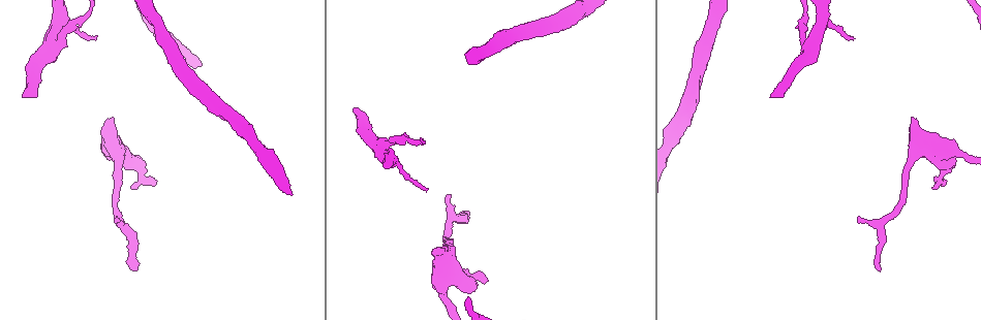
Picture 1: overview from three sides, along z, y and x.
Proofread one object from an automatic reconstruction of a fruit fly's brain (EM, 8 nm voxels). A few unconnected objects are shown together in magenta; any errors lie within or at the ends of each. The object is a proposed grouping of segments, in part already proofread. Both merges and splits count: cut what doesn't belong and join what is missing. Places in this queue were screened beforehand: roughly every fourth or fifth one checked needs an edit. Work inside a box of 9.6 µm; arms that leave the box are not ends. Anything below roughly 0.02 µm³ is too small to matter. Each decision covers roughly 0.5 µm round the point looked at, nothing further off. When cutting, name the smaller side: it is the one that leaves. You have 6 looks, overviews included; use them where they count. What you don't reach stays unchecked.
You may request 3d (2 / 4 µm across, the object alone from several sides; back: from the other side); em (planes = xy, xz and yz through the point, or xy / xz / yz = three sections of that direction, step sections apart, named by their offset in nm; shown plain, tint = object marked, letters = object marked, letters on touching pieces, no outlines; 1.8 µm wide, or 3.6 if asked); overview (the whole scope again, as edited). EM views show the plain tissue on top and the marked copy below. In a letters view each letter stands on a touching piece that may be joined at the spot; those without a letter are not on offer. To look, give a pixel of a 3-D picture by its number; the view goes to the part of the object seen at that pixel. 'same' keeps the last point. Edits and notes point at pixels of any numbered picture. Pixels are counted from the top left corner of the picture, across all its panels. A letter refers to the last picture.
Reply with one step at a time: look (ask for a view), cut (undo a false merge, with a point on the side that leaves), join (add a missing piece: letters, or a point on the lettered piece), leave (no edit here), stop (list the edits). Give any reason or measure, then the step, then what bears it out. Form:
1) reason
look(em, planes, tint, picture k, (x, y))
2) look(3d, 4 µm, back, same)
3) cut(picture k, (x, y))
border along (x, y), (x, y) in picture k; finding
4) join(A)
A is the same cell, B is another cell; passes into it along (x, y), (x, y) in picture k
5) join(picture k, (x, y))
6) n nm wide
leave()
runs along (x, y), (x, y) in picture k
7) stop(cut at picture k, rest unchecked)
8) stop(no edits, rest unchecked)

branch stops here
look(em, yz, step 4, tint, picture 1, (156, 182))

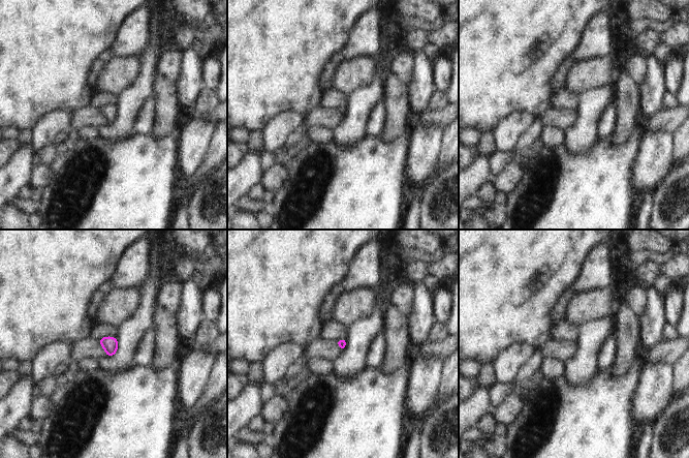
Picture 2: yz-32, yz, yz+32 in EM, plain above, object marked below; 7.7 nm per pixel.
look(em, planes, letters, same)

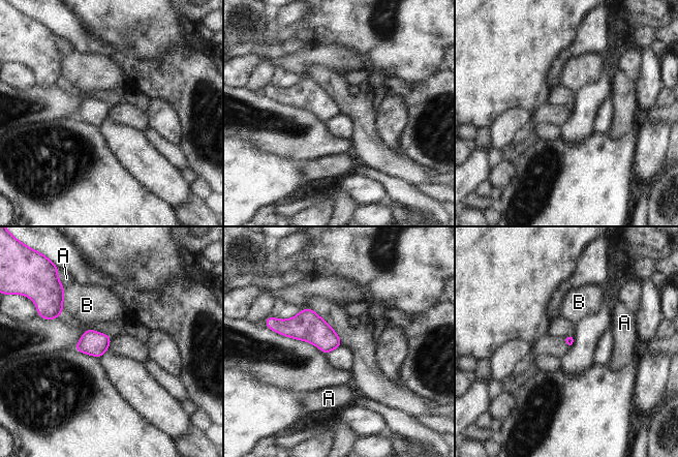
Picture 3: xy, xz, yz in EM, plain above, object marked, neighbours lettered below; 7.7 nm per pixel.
leave()
A and B are other cells; border along (64, 288), (61, 314) in picture 3; none of them fits

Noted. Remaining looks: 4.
an open end
look(3d, 4 µm, back, picture 1, (352, 109))

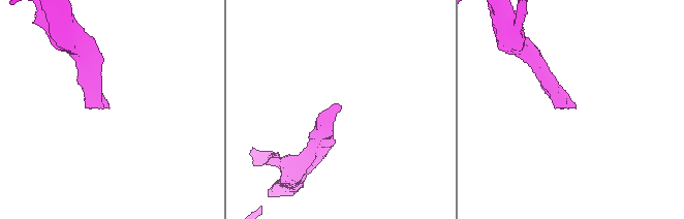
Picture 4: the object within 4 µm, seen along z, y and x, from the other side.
shape alone is not enough
look(em, planes, letters, picture 4, (341, 107))

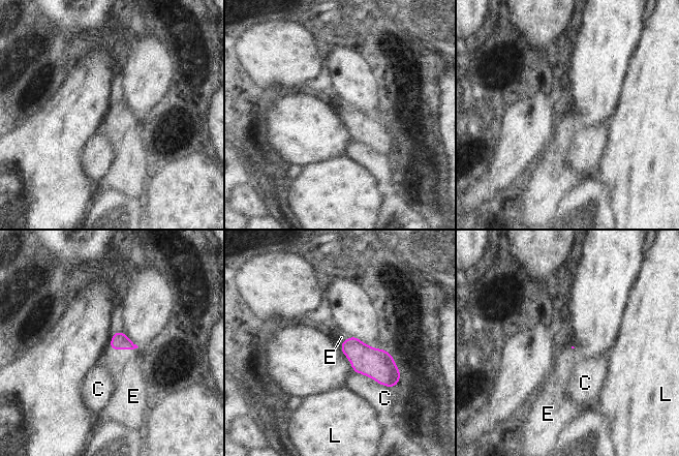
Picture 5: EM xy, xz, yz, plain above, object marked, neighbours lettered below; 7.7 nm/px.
join(picture 5, (125, 378))
E is the same cell, C and L are other cells; passes into it along (119, 341), (114, 348), (125, 378) in picture 5; it goes on there

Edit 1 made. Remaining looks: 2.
an open end
look(3d, 2 µm, back, picture 1, (469, 213))

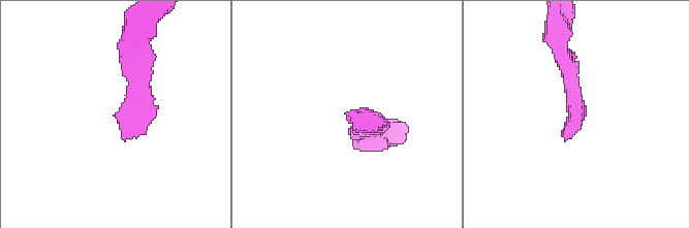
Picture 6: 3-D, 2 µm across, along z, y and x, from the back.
now the EM
look(em, planes, letters, picture 6, (356, 132))

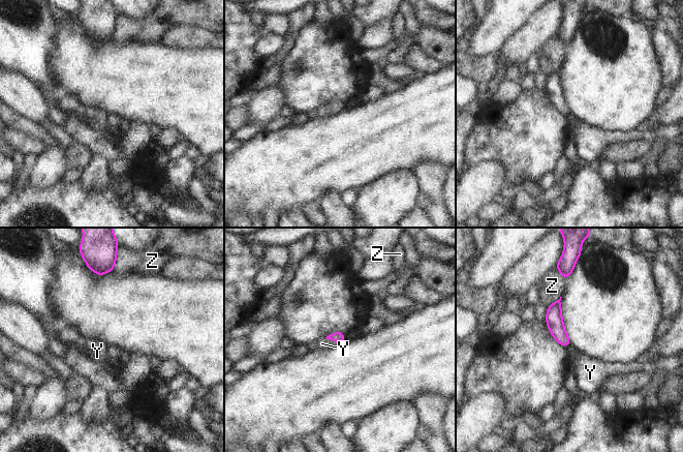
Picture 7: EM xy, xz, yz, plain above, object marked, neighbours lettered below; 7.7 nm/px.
join(picture 7, (321, 343))
Y is the same cell, Z is another cell; the cell continues

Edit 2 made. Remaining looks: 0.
stop(join at picture 5, join at picture 7, rest unchecked)

